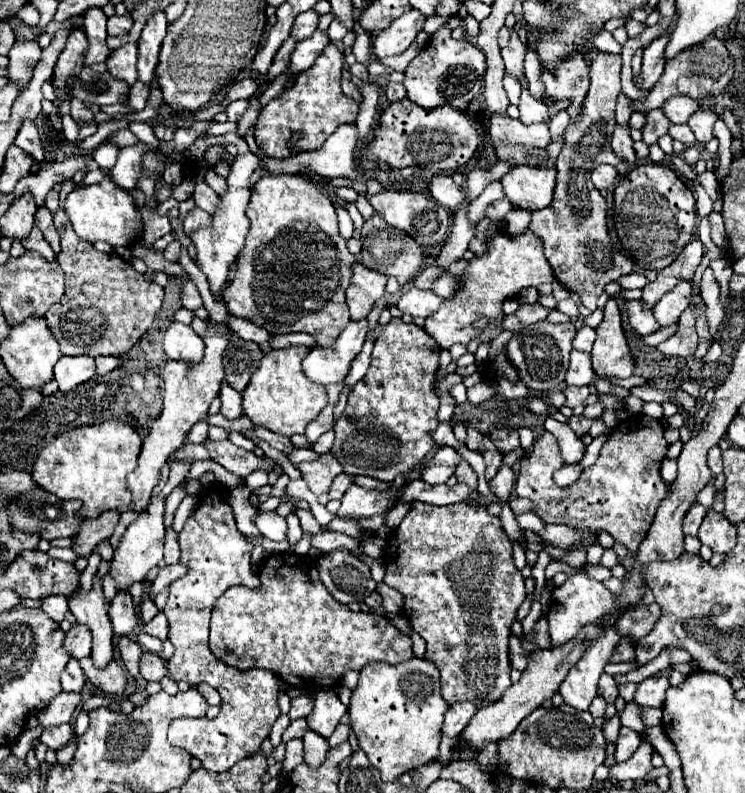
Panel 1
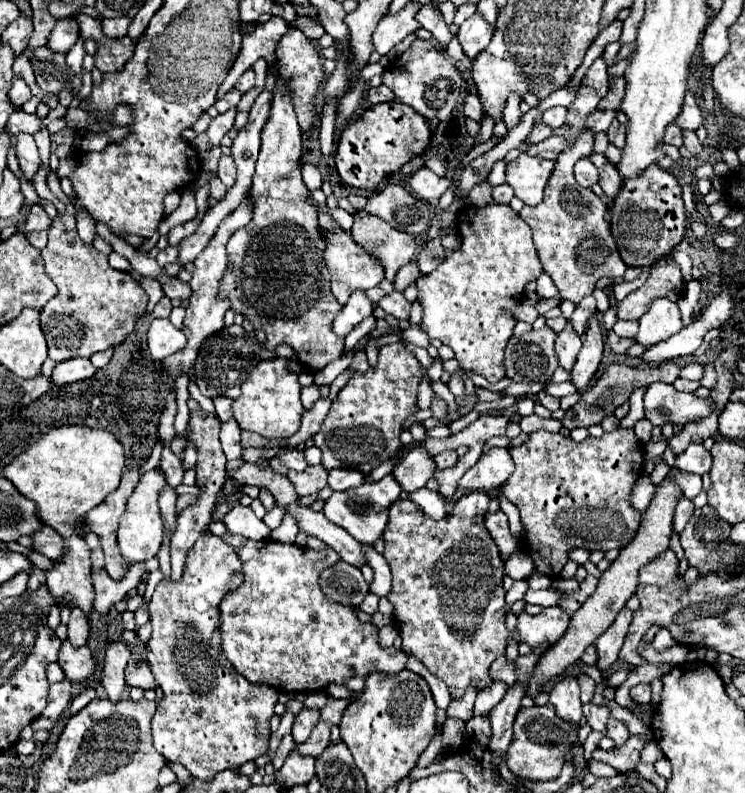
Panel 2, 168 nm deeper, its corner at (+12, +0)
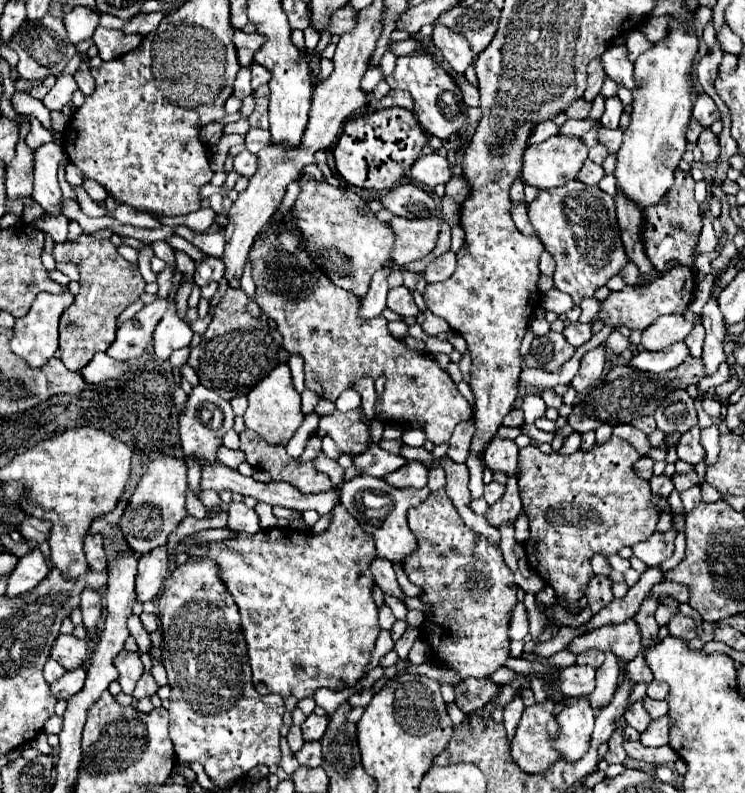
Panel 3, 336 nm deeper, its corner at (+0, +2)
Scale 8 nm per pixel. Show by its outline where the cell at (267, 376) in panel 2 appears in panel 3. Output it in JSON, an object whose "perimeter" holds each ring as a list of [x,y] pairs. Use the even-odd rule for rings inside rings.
{"perimeter":[[[282,363],[248,393],[248,409],[244,413],[244,423],[248,429],[256,431],[264,441],[274,445],[286,445],[290,437],[298,431],[302,421],[304,421],[302,397],[294,389],[290,367]]]}

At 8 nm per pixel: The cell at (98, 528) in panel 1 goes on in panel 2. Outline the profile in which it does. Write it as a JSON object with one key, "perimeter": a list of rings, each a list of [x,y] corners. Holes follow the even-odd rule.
{"perimeter":[[[42,525],[32,535],[32,549],[54,561],[54,559],[60,559],[64,553],[64,539],[52,527]]]}

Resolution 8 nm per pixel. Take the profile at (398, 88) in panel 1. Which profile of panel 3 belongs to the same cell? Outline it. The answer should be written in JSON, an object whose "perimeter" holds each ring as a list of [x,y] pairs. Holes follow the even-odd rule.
{"perimeter":[[[392,89],[392,91],[388,91],[388,95],[382,97],[380,105],[382,107],[406,107],[406,109],[412,109],[412,97],[406,91]]]}

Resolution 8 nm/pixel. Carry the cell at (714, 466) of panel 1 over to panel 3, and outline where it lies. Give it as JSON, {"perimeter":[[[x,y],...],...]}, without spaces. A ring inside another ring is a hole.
{"perimeter":[[[696,425],[694,429],[686,431],[686,433],[680,437],[680,441],[678,441],[678,445],[676,445],[676,451],[678,451],[678,457],[680,457],[682,461],[690,463],[690,465],[698,465],[700,461],[704,461],[706,451],[704,451],[704,447],[702,447],[702,443],[700,443],[700,427],[698,427],[698,425]]]}

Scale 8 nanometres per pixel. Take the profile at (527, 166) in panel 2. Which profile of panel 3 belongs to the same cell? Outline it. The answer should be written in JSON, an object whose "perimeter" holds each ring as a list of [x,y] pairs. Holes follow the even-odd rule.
{"perimeter":[[[554,135],[538,145],[528,145],[522,157],[522,181],[536,189],[554,189],[566,185],[570,179],[578,175],[584,161],[588,159],[588,149],[582,145],[578,137],[566,137],[566,135]]]}

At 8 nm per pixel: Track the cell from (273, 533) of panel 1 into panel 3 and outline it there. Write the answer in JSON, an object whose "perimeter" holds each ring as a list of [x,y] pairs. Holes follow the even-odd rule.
{"perimeter":[[[232,503],[228,509],[228,529],[230,531],[246,531],[246,533],[258,533],[262,531],[258,513],[244,503]]]}

